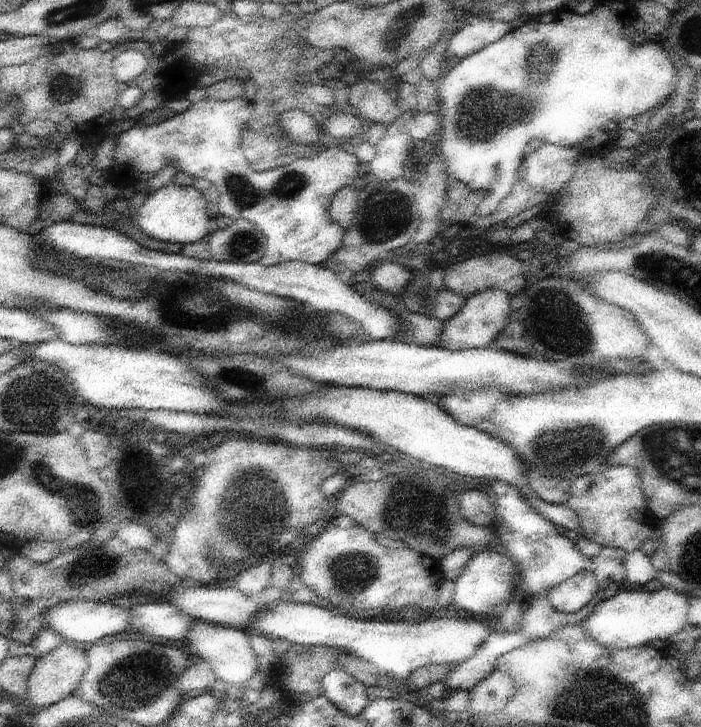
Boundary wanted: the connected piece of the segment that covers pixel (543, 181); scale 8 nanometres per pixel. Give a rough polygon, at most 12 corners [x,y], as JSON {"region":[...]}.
{"region":[[545,142],[523,161],[526,182],[556,195],[572,180],[580,153]]}

